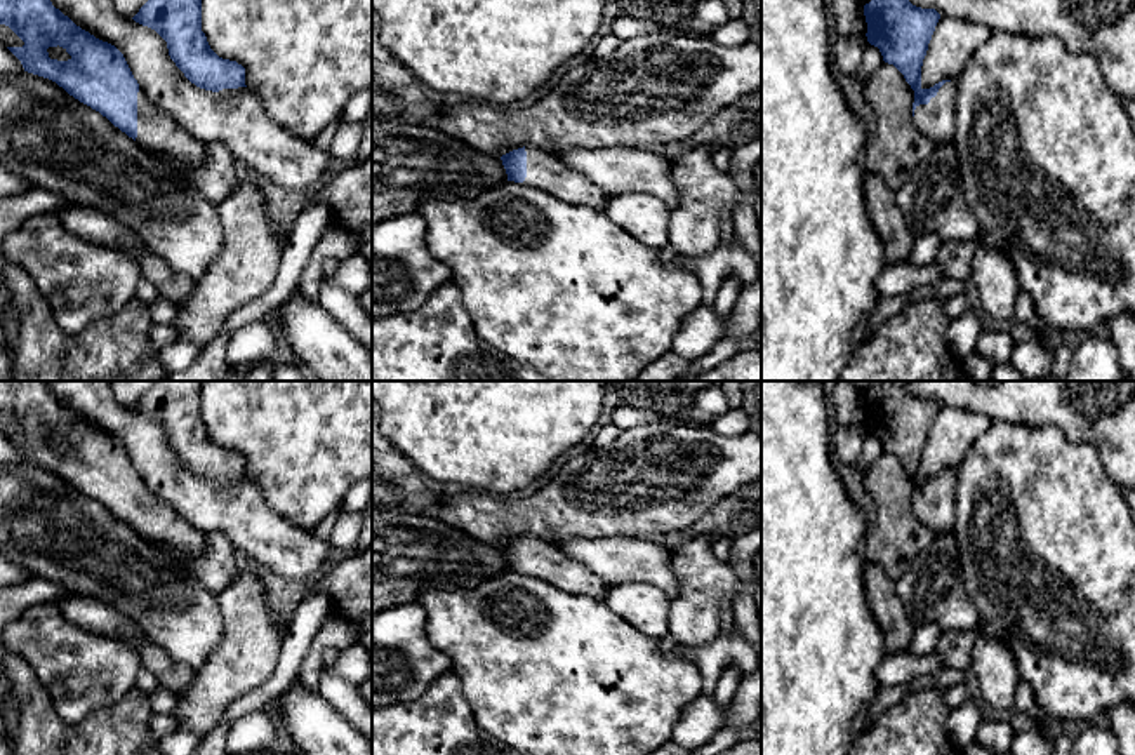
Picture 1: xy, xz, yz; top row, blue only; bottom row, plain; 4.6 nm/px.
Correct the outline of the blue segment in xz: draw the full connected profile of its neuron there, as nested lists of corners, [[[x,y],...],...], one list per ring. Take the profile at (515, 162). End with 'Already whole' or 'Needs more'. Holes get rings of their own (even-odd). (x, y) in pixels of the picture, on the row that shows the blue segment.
[[[523,146],[501,157],[508,181],[539,188],[558,200],[603,209],[608,197],[587,177],[567,167],[558,155]]]. Needs more

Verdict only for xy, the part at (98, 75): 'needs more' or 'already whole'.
needs more

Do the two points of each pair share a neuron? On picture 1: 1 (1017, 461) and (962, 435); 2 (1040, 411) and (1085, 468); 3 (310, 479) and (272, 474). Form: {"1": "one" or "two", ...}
{"1": "two", "2": "two", "3": "one"}

